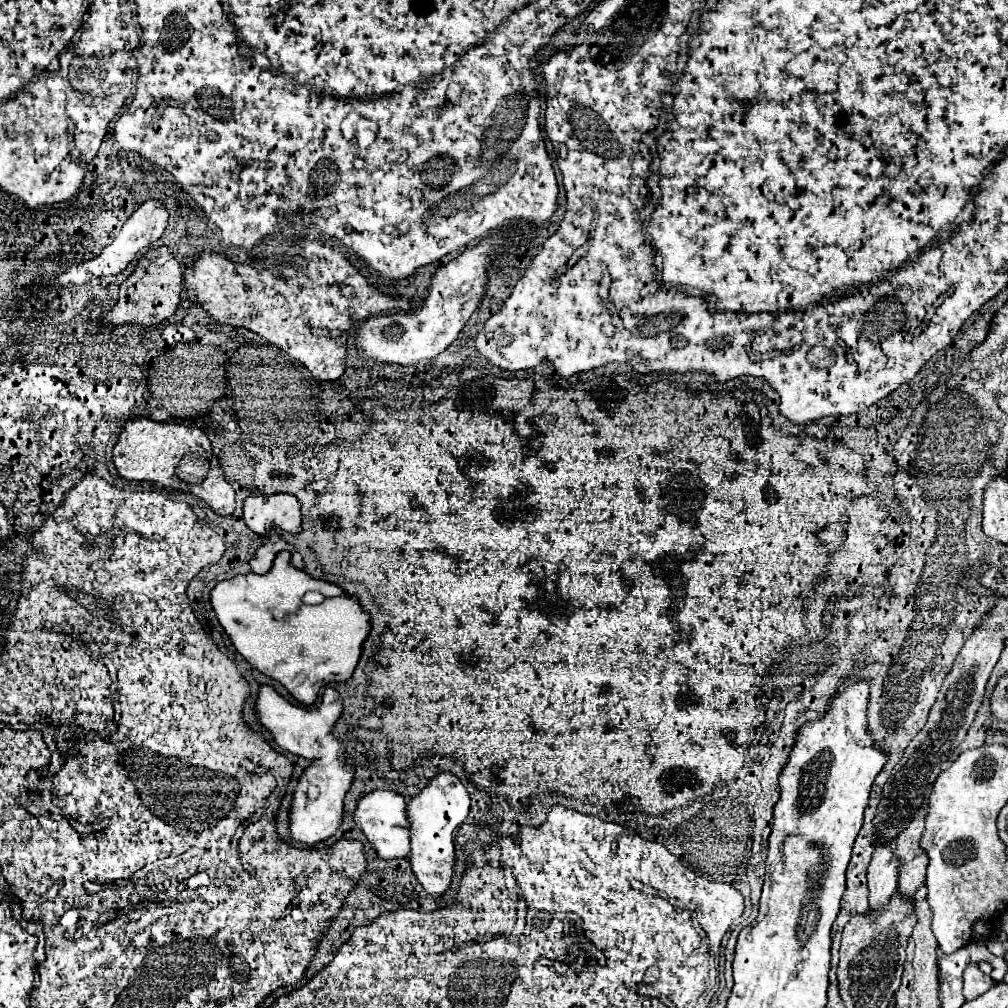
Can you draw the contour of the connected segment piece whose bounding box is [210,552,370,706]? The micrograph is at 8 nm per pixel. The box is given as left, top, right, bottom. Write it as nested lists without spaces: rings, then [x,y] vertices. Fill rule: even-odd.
[[[280,552],[266,574],[250,572],[218,582],[210,592],[210,604],[224,632],[228,634],[236,650],[244,656],[244,660],[268,678],[280,682],[304,706],[314,704],[320,688],[324,688],[326,684],[344,682],[352,676],[362,652],[362,642],[370,632],[370,618],[360,608],[358,600],[354,596],[348,596],[336,584],[316,580],[304,570],[296,570],[294,566],[290,566],[290,552]],[[308,590],[320,592],[324,596],[324,602],[316,606],[306,606],[302,602],[302,596]]]

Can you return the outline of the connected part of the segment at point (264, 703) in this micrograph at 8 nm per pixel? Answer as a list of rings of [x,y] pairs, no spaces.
[[[262,684],[258,688],[258,698],[256,698],[256,704],[254,704],[258,724],[262,724],[272,734],[274,742],[282,750],[298,754],[298,756],[304,756],[304,758],[310,758],[310,760],[318,758],[320,756],[318,738],[330,734],[334,722],[340,718],[340,714],[342,714],[342,698],[334,688],[326,688],[324,694],[322,694],[320,704],[316,708],[302,708],[302,706],[294,706],[294,708],[298,710],[298,714],[290,716],[292,706],[290,706],[288,700],[284,700],[272,686]]]

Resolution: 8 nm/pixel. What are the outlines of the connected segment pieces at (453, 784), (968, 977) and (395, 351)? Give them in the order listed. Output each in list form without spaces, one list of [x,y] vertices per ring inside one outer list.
[[[438,772],[428,784],[408,800],[406,816],[410,820],[410,854],[408,862],[414,876],[430,894],[444,894],[450,886],[454,862],[454,830],[466,820],[470,810],[470,796],[464,784],[452,772]]]
[[[970,964],[964,972],[964,998],[972,1000],[974,996],[986,992],[986,988],[990,988],[992,978],[982,974],[982,970],[976,964]]]
[[[494,234],[482,240],[478,246],[464,250],[456,260],[440,266],[430,280],[430,292],[418,308],[394,310],[380,316],[364,320],[354,334],[356,354],[360,358],[372,358],[388,364],[412,366],[420,360],[430,360],[446,350],[462,330],[464,322],[476,310],[486,288],[486,264],[490,264],[490,254],[504,244],[502,234]]]

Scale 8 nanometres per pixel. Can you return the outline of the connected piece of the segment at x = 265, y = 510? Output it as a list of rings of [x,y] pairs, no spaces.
[[[272,494],[272,496],[250,496],[244,500],[244,522],[246,526],[256,532],[256,534],[264,534],[264,528],[272,526],[276,522],[276,526],[280,526],[286,532],[298,534],[300,532],[300,522],[302,522],[302,514],[300,514],[300,502],[290,496],[290,494]]]

